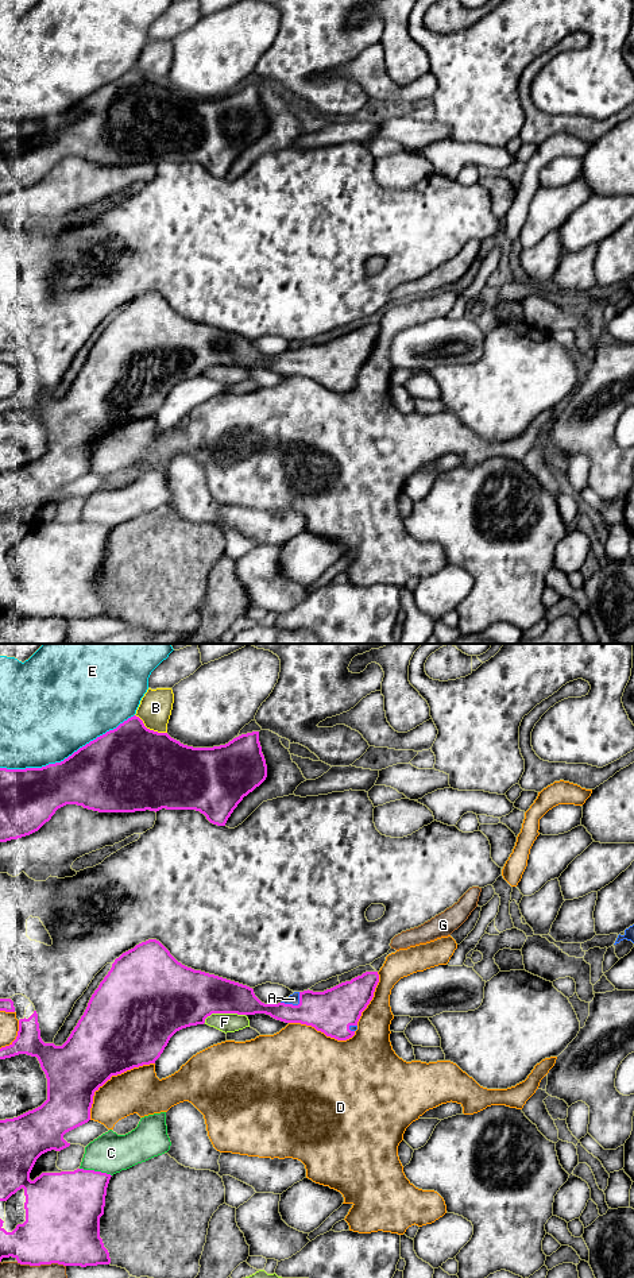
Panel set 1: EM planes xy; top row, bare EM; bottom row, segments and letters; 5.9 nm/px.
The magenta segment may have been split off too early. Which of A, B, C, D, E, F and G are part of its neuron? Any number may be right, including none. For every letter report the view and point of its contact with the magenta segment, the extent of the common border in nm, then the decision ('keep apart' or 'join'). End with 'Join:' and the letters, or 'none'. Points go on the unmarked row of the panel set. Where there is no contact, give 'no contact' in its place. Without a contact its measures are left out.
A: contact xy (294, 358); length 140 nm; join
B: contact xy (149, 81); length 220 nm; keep apart
C: contact xy (96, 524); length 200 nm; keep apart
D: contact xy (111, 428); length 500 nm; keep apart
E: contact xy (66, 111); length 850 nm; keep apart
F: contact xy (223, 365); length 260 nm; keep apart
G: contact xy (41, 616); length 300 nm; keep apart
Join: A

